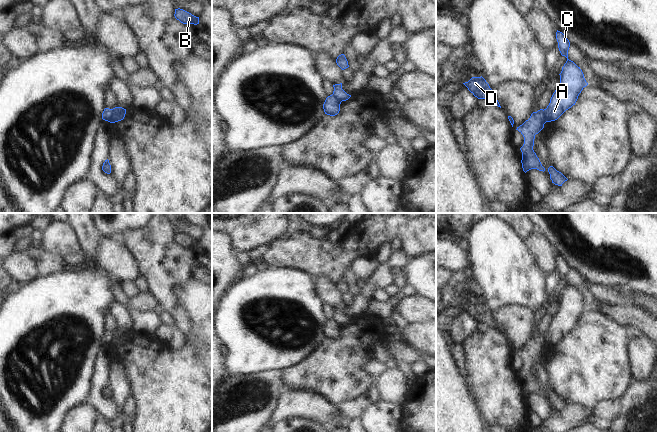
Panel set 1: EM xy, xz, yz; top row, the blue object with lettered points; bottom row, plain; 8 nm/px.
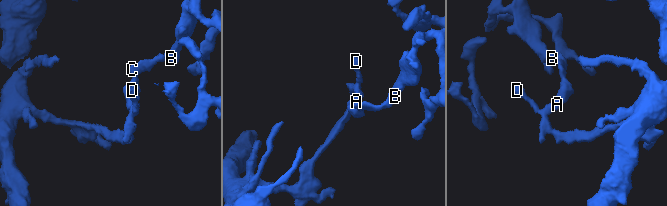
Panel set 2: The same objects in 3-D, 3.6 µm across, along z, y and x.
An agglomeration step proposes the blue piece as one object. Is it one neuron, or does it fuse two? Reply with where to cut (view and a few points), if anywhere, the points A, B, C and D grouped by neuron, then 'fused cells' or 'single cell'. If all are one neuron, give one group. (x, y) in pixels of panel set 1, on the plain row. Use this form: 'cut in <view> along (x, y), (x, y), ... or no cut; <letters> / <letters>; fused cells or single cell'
cut in xy along (112, 333), (109, 345); A B C / D; fused cells

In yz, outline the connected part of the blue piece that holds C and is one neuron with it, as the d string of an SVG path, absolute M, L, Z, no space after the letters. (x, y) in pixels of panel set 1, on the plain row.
M557 254L556 263L560 277L567 282L567 285L559 298L560 308L545 333L546 346L557 344L566 334L575 329L579 318L588 309L580 291L568 283L570 266L567 261Z

